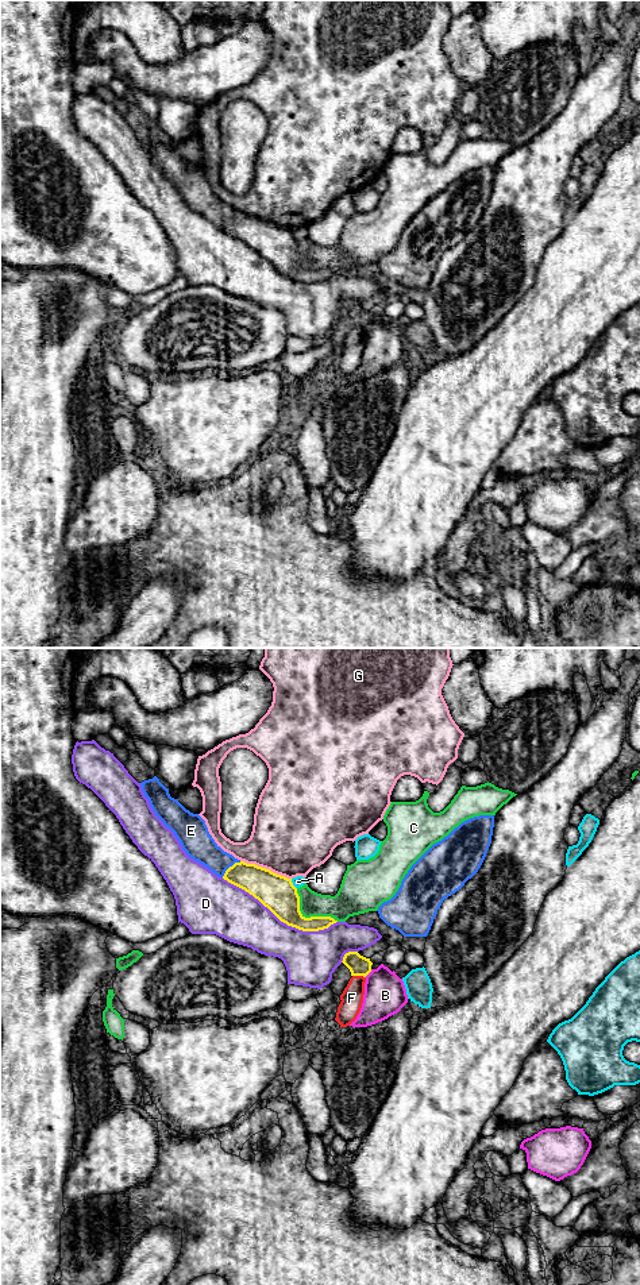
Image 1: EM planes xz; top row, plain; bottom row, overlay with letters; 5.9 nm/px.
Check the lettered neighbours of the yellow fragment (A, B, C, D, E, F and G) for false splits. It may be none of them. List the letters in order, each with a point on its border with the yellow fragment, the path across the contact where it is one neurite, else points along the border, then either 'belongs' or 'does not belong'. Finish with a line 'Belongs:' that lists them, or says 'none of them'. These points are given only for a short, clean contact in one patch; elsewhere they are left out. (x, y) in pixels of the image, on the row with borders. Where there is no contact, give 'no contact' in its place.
A: xz (292, 884) | does not belong
B: xz (367, 973) | does not belong
C: xz (308, 918) | does not belong
D: xz (280, 919) | does not belong
E: xz (230, 867) | does not belong
F: xz (359, 975) | along xz (353, 975), (365, 977) | does not belong
G: xz (265, 868) | does not belong
Belongs: none of them

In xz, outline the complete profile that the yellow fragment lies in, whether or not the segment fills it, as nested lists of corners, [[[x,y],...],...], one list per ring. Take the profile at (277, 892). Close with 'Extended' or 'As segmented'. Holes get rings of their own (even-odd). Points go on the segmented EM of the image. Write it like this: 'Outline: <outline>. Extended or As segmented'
Outline: [[[240,861],[230,867],[223,879],[252,895],[288,926],[319,931],[338,922],[331,917],[305,918],[300,911],[300,896],[292,879],[270,869]]]. As segmented

